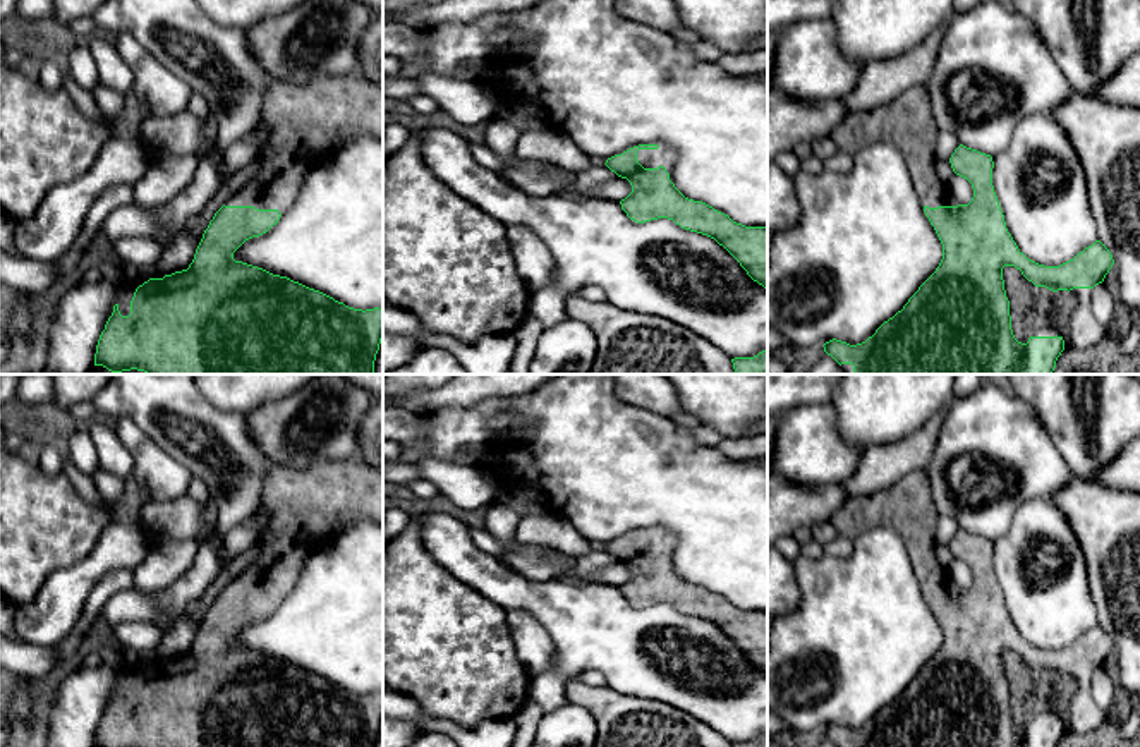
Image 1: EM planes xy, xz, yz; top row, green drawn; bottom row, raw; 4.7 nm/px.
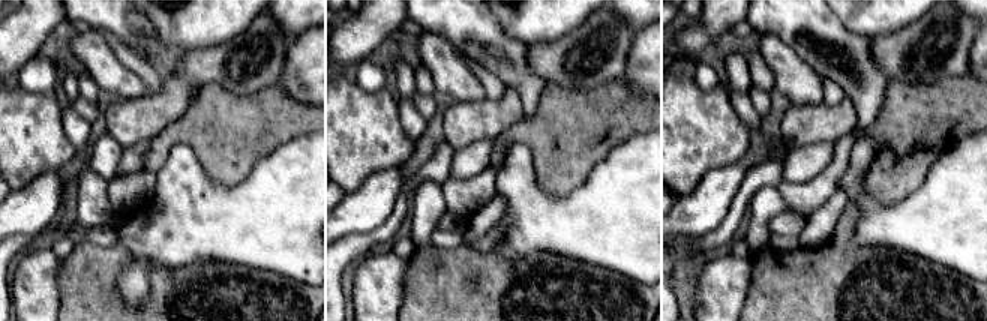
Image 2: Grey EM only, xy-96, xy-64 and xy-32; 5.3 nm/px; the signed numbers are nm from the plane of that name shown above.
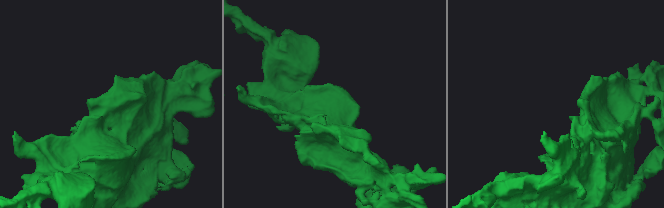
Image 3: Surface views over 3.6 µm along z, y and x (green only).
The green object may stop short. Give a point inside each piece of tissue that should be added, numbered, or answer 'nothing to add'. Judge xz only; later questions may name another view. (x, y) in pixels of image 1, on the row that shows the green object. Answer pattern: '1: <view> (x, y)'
1: xz (649, 158)

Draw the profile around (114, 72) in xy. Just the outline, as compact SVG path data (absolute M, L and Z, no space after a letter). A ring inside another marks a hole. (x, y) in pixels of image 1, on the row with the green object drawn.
M101 34L93 43L91 52L98 64L100 81L122 94L129 93L132 89L132 70L117 53L113 39Z

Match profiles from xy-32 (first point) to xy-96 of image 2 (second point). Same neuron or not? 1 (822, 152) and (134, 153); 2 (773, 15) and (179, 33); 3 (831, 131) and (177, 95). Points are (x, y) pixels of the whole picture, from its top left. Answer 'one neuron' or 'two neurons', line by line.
1: one neuron
2: two neurons
3: one neuron

